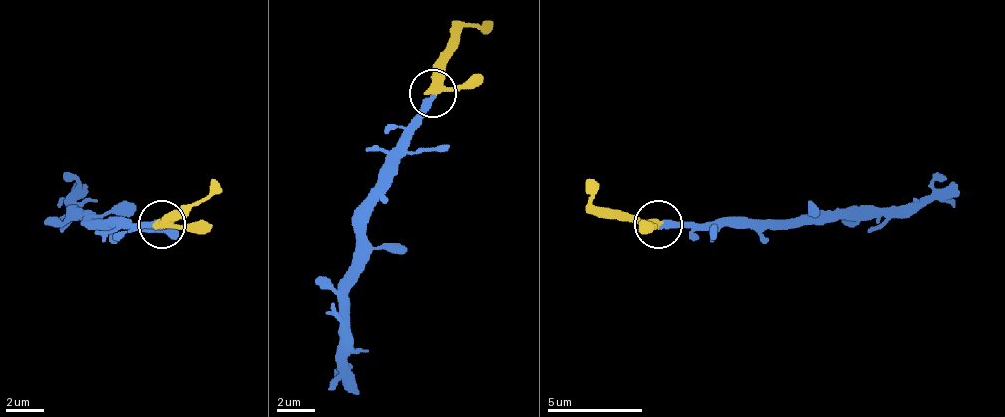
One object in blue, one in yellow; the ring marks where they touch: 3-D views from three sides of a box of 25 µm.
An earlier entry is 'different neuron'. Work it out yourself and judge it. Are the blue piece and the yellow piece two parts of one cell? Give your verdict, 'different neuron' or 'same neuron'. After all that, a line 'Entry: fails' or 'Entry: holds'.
same neuron
Entry: fails

